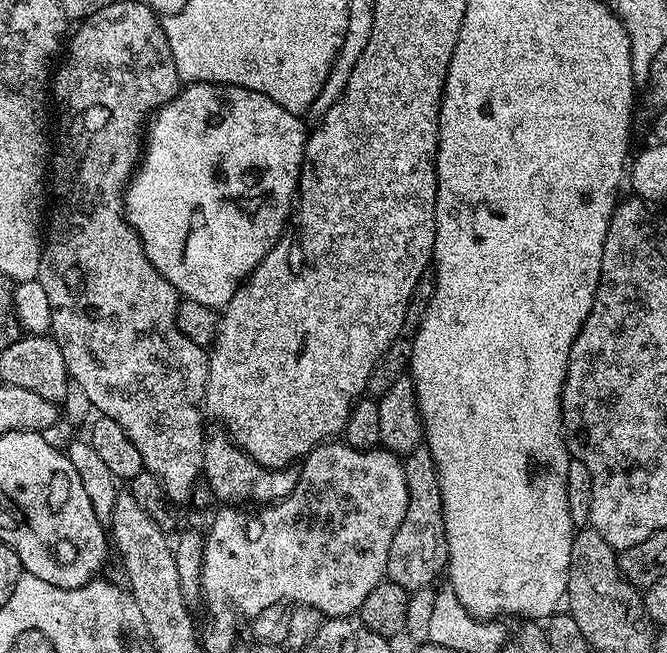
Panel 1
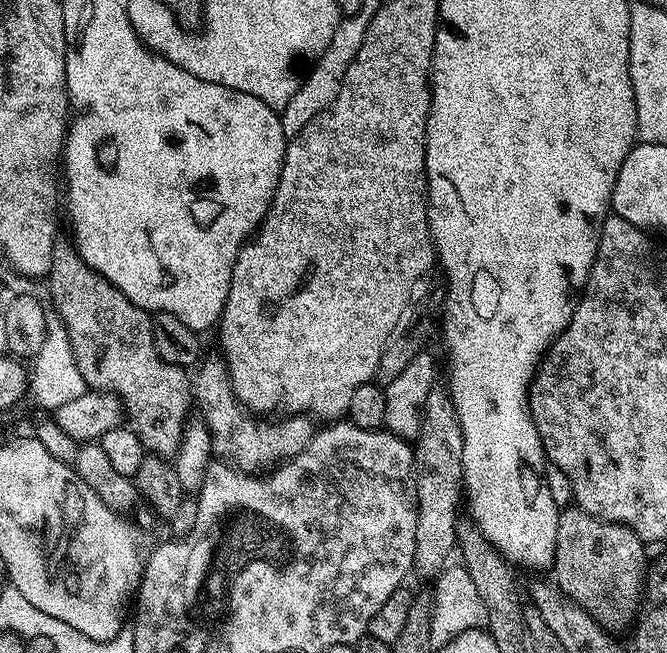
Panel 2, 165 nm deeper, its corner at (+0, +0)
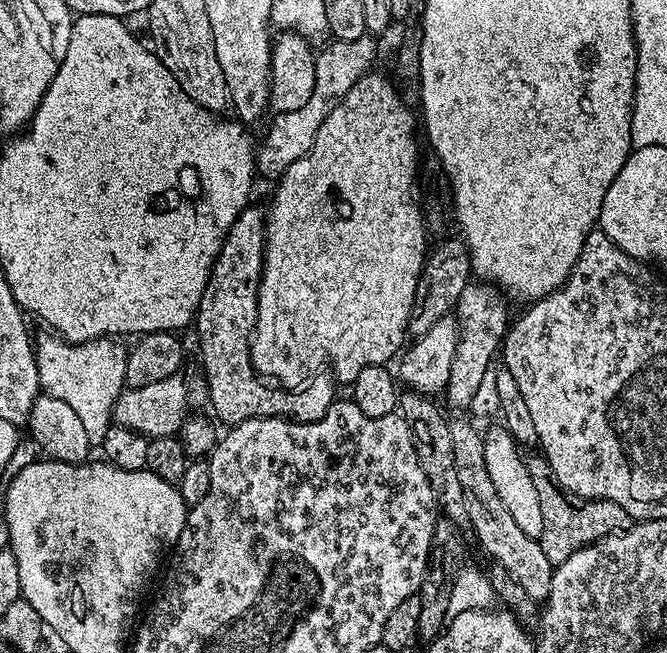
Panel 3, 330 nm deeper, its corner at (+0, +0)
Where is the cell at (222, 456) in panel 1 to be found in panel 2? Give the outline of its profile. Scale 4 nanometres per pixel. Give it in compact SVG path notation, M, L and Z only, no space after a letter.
M205 355L199 361L195 369L196 376L194 372L192 380L192 394L198 405L199 415L208 427L213 453L221 461L249 474L263 473L277 462L302 454L302 450L306 450L306 446L310 446L316 436L317 421L307 414L280 414L275 418L261 418L253 414L234 394L223 355L215 355Z

